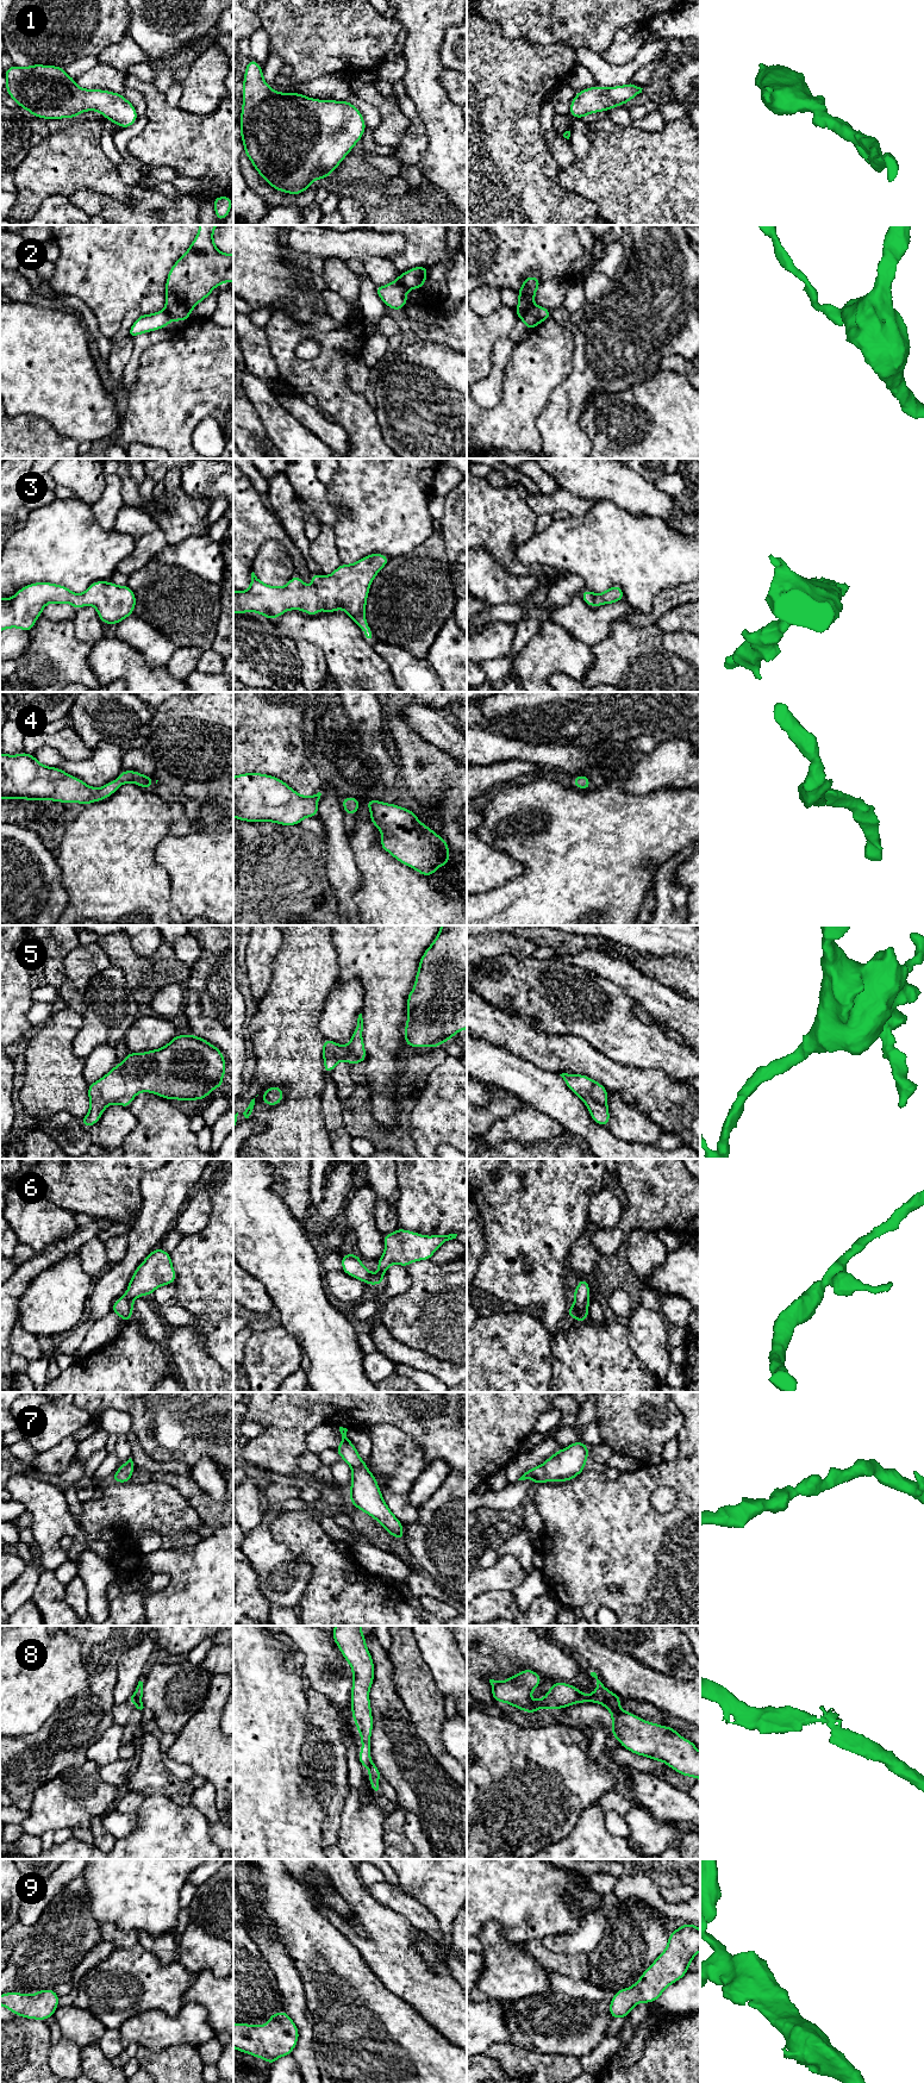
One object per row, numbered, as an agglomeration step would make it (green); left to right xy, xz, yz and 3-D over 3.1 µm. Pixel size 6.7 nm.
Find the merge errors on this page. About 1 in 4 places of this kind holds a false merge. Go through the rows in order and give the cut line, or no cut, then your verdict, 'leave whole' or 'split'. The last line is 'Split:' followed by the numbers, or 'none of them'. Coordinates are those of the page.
1: no cut | leave whole
2: yz (534, 304), (518, 317) | split
3: no cut | leave whole
4: no cut | leave whole
5: no cut | leave whole
6: no cut | leave whole
7: no cut | leave whole
8: yz (595, 1690), (604, 1700), (603, 1704) | split
9: no cut | leave whole
Split: 2, 8

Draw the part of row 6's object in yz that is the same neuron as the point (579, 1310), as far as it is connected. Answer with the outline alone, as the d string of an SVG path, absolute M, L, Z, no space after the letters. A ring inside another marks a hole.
M580 1278L579 1286L573 1289L574 1291L574 1305L568 1308L567 1317L574 1317L579 1323L582 1323L588 1318L589 1284L587 1279Z

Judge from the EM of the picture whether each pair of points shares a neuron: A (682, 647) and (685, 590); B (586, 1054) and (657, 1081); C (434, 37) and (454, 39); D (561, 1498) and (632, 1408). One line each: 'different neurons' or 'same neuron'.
A: different neurons
B: same neuron
C: different neurons
D: different neurons

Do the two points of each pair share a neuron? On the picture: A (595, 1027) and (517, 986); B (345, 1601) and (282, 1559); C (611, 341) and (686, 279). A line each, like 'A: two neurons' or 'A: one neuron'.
A: one neuron
B: two neurons
C: one neuron

